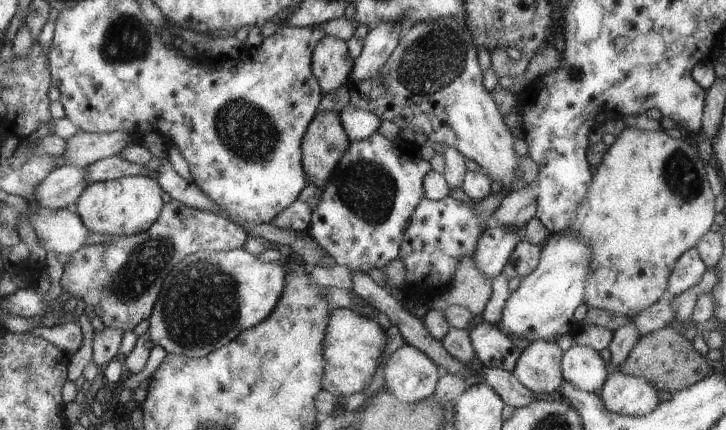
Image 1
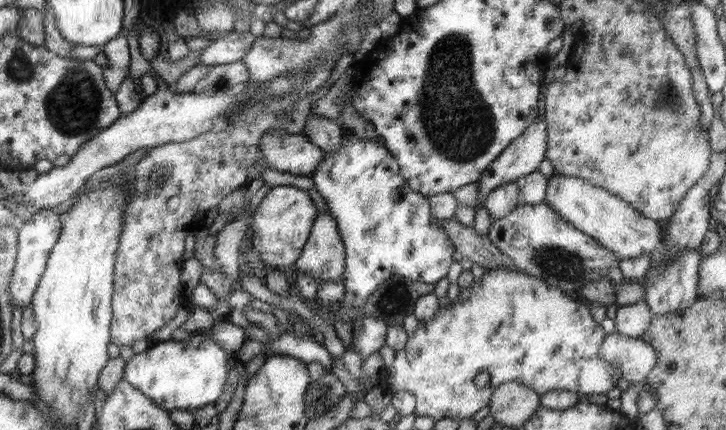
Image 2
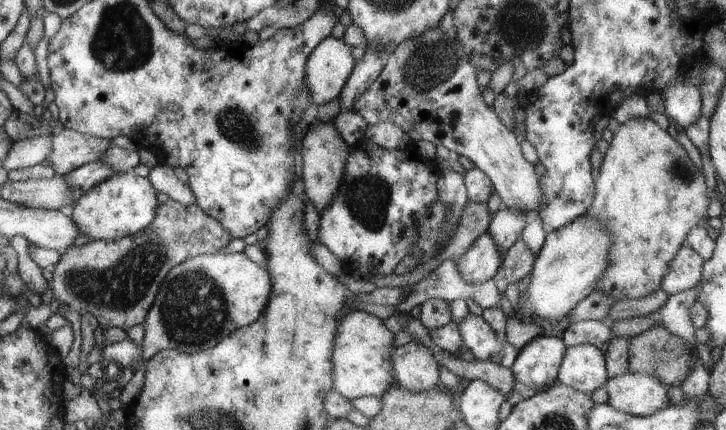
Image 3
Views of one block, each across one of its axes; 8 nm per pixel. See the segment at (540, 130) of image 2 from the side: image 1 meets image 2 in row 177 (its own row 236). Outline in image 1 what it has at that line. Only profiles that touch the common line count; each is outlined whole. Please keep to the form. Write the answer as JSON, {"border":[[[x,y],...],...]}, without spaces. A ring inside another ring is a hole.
{"border":[[[490,223],[480,236],[479,244],[476,244],[476,252],[472,256],[474,266],[488,278],[498,276],[510,260],[510,254],[522,239],[521,236],[522,231],[508,230]]]}

